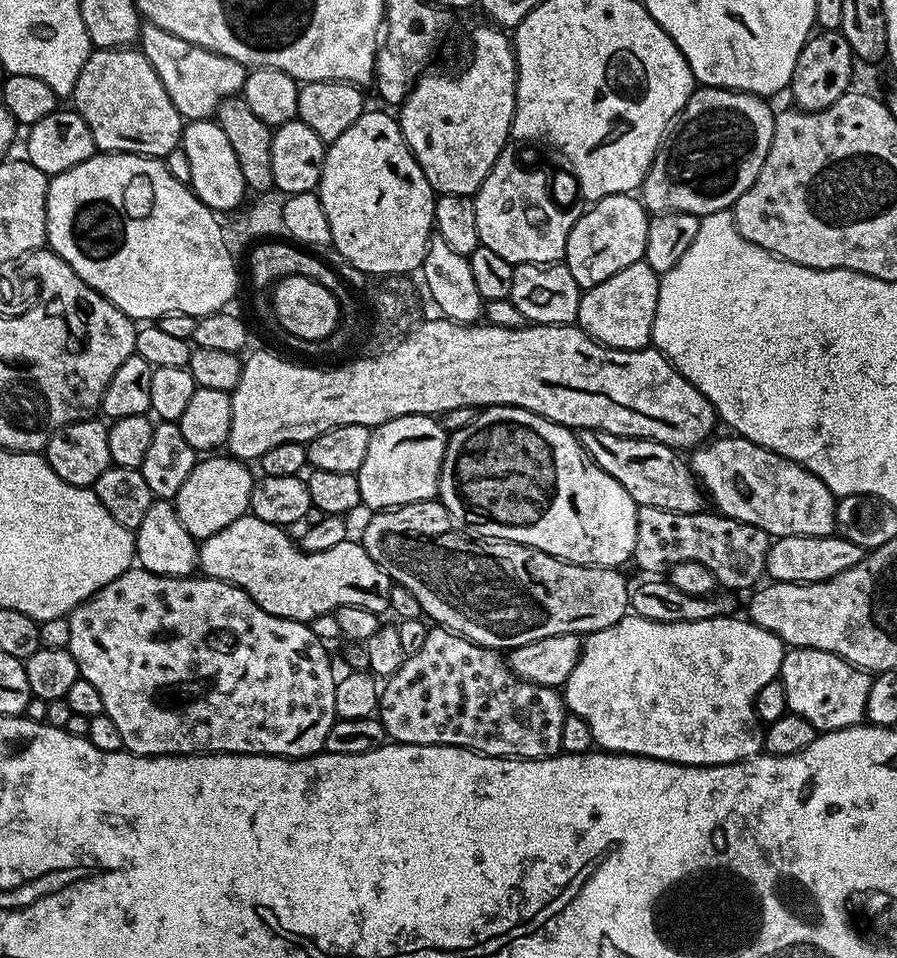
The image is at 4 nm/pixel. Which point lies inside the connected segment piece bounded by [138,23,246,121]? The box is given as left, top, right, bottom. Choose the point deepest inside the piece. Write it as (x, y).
(198, 80)

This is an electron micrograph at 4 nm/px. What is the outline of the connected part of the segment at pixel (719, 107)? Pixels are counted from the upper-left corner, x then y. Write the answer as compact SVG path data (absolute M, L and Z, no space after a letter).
M697 87L665 132L654 162L644 179L642 203L649 213L689 212L703 218L731 209L736 200L742 198L746 190L750 190L754 178L758 178L758 170L762 170L762 162L766 162L776 121L774 108L768 103L767 99L751 92Z

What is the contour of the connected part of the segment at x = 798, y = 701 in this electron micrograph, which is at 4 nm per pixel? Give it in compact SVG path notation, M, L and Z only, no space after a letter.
M789 647L785 651L778 679L786 690L788 711L806 718L817 733L865 723L864 711L870 698L873 677L864 669L846 662L837 652Z

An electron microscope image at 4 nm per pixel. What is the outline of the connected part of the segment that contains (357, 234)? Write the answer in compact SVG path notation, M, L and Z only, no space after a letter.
M365 110L350 130L327 145L318 195L322 210L326 210L326 222L330 222L331 247L337 248L341 258L349 260L358 271L381 278L423 269L428 241L434 235L437 193L432 191L430 182L426 182L426 174L422 174L422 166L418 166L408 149L400 121L393 113L391 116L388 112Z

